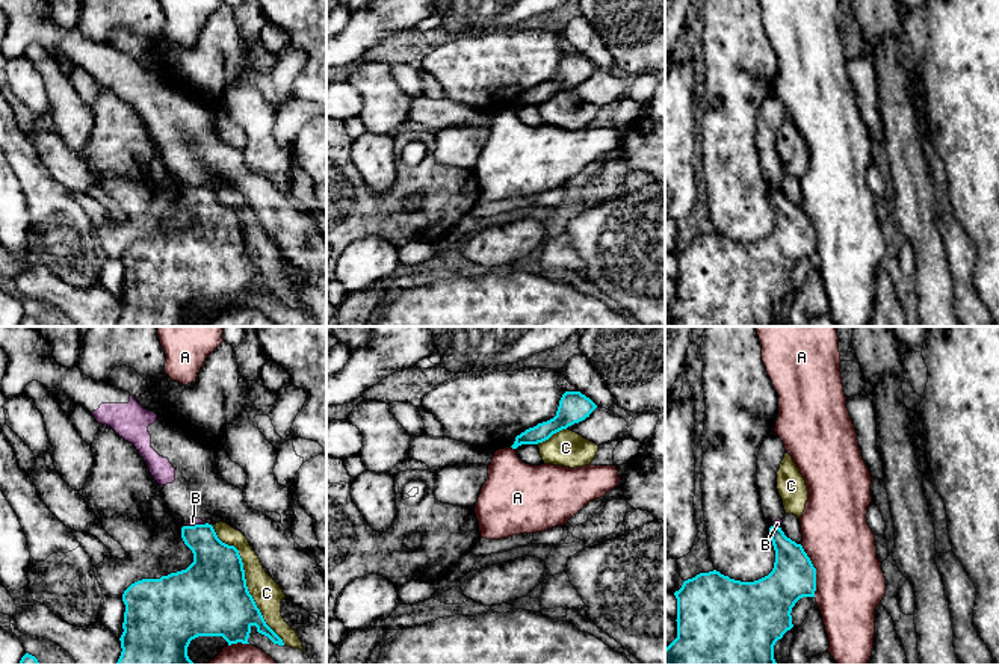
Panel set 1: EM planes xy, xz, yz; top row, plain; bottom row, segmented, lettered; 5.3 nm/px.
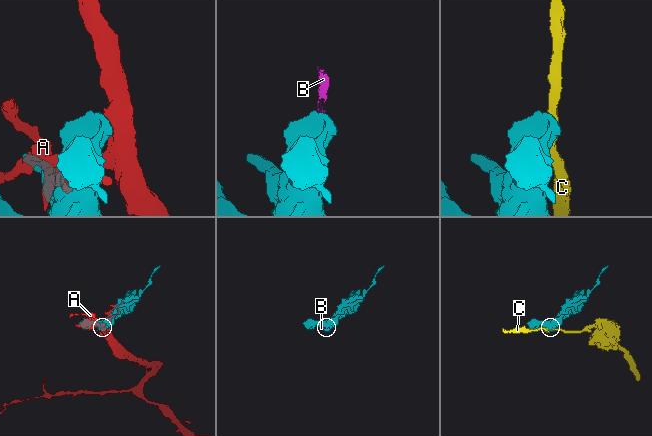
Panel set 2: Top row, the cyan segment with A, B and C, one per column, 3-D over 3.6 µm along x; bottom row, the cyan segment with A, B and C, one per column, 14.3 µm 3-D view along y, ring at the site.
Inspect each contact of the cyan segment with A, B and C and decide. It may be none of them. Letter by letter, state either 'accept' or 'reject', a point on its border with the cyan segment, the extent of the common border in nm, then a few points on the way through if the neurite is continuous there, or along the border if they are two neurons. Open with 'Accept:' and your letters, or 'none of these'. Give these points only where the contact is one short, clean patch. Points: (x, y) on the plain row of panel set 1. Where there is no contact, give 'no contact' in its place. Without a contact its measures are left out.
Accept: none of these
A: reject; contact yz (815, 231); length 300 nm
B: reject; contact xy (195, 186); length 110 nm; border xy (206, 185), (186, 188)
C: reject; contact xy (245, 244); length 750 nm

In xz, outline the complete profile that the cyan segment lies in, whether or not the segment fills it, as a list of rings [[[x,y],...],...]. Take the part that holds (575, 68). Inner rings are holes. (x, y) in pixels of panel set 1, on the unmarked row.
[[[565,53],[559,62],[556,77],[517,97],[511,109],[543,104],[553,95],[585,82],[595,70],[597,66],[580,53]]]

